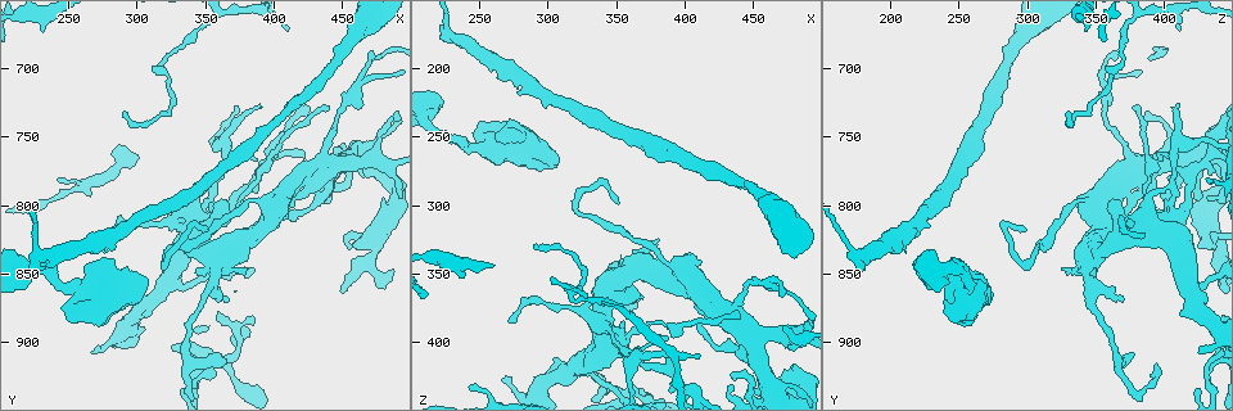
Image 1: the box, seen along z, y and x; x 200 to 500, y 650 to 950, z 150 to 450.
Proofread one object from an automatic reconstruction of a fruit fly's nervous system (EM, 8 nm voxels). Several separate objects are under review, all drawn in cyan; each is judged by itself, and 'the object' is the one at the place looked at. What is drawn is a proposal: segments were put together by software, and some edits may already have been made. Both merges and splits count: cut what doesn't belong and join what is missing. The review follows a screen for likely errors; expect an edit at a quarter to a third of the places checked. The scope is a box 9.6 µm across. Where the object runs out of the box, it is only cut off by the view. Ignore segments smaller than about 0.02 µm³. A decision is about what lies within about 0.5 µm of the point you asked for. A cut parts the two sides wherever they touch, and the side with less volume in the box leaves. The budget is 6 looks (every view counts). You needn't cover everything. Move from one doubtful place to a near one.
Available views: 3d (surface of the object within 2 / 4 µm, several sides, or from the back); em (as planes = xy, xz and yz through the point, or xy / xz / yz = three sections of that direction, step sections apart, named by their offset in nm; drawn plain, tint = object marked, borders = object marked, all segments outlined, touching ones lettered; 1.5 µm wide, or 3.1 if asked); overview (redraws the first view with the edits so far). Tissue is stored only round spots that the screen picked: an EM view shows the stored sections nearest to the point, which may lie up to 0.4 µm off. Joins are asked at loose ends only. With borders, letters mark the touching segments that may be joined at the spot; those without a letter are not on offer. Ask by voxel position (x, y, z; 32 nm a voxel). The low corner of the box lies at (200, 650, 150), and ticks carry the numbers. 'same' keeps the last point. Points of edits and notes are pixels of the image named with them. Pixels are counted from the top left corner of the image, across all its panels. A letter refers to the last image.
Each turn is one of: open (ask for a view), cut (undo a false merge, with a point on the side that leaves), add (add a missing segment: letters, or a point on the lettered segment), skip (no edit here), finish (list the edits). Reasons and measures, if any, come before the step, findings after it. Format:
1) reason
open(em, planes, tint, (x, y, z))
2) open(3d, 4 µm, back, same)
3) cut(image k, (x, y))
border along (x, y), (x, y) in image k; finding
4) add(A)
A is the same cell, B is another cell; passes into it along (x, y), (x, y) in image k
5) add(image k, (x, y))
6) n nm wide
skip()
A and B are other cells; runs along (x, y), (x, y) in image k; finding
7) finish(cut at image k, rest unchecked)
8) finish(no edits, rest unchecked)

branch stops here
open(3d, 4 µm, (390, 730, 406))

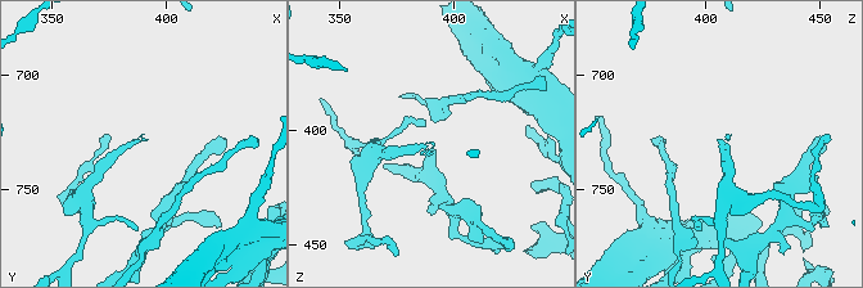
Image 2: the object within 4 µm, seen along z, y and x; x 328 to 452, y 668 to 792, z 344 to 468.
need the tissue
open(em, xy, step 4, tint, (391, 728, 407))

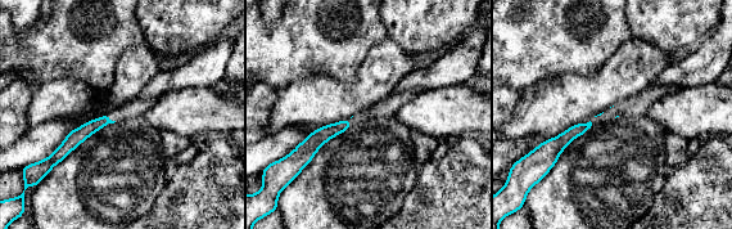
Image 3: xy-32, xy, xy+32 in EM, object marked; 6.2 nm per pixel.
open(em, planes, borders, same)

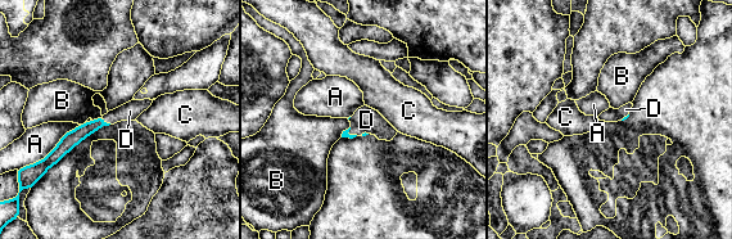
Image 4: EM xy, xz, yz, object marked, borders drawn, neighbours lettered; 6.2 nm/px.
add(D)
D is the same cell, A, B and C are other cells; passes into it along (69, 140), (104, 121), (130, 111) in image 4; it goes on there

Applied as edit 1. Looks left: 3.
thick turns thin
open(3d, 2 µm, (352, 860, 346))

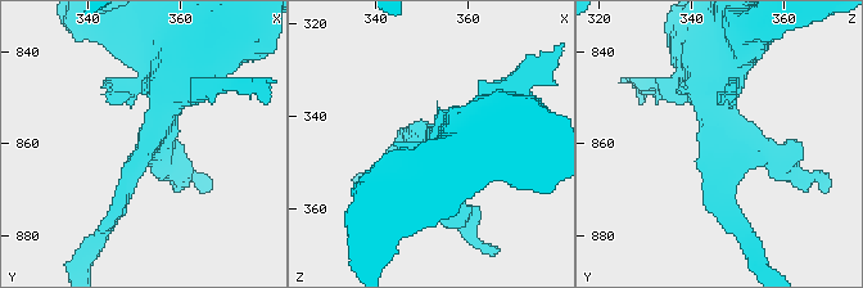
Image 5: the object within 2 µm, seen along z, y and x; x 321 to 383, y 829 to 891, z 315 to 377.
need the tissue
open(em, planes, tint, (354, 858, 346))

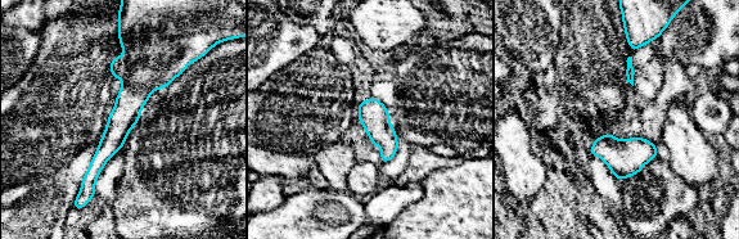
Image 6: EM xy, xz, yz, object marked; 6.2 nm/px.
open(em, planes, borders, same)

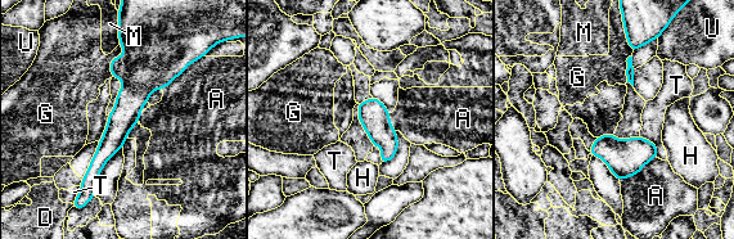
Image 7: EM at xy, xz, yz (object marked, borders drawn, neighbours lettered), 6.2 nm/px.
skip()
A, D, G, H, M, T and U are other cells; border along (656, 157), (636, 174), (620, 181) in image 7; all the same neuron

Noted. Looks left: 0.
finish(add at image 4, rest unchecked)

